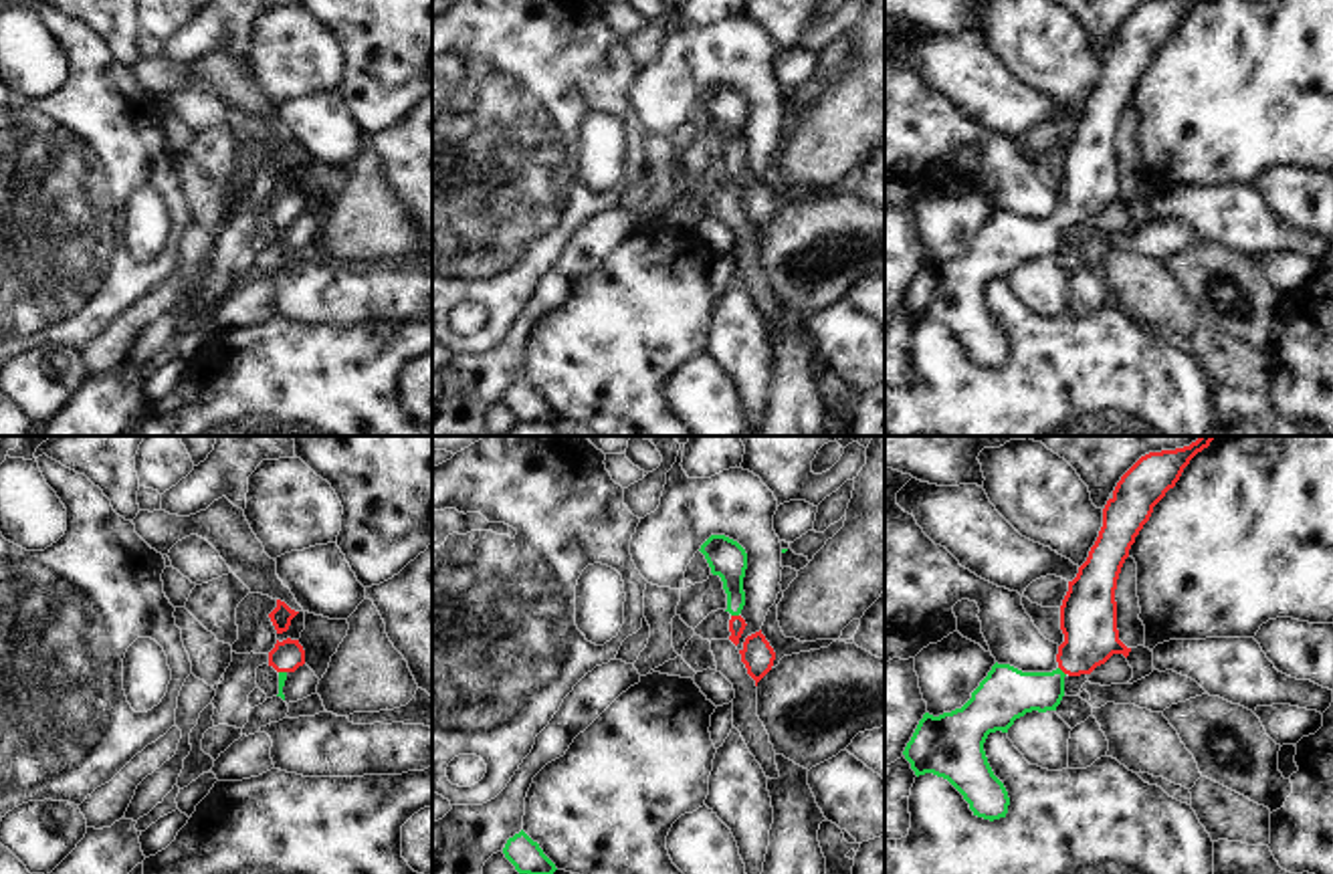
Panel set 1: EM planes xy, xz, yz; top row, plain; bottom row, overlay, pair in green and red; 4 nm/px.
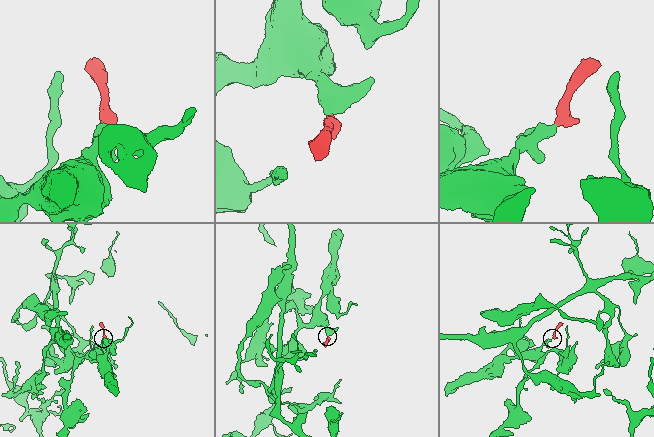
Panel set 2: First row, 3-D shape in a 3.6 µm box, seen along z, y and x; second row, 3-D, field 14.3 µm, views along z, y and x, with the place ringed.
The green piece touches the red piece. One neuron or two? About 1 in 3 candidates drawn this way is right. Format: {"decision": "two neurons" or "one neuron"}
{"decision": "one neuron"}

